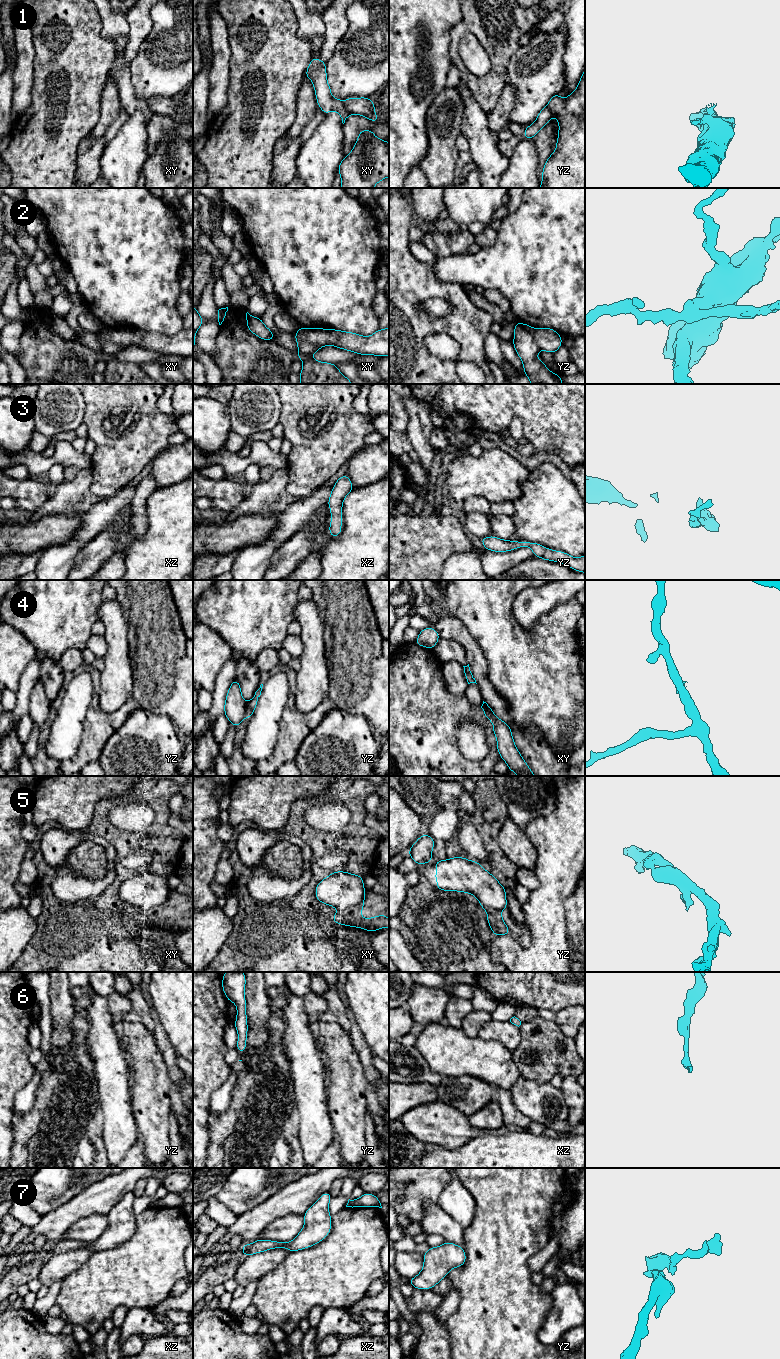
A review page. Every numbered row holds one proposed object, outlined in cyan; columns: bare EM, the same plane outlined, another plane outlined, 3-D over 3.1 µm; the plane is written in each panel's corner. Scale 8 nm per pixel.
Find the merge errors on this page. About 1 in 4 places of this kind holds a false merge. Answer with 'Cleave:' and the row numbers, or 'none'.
Cleave: 1, 2, 4, 5

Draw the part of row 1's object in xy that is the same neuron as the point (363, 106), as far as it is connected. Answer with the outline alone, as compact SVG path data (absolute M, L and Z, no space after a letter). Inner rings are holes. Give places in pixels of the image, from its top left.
M353 97L343 101L345 109L350 114L356 114L369 119L372 122L378 122L379 117L375 114L375 104L369 97Z

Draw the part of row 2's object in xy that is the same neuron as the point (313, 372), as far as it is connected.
M295 339L298 346L296 356L303 362L300 384L353 384L337 368L336 364L316 361L312 355L320 348L304 340Z

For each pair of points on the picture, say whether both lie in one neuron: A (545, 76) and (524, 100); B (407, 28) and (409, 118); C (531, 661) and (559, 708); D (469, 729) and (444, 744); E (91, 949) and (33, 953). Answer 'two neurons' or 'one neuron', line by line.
A: one neuron
B: one neuron
C: one neuron
D: two neurons
E: one neuron

